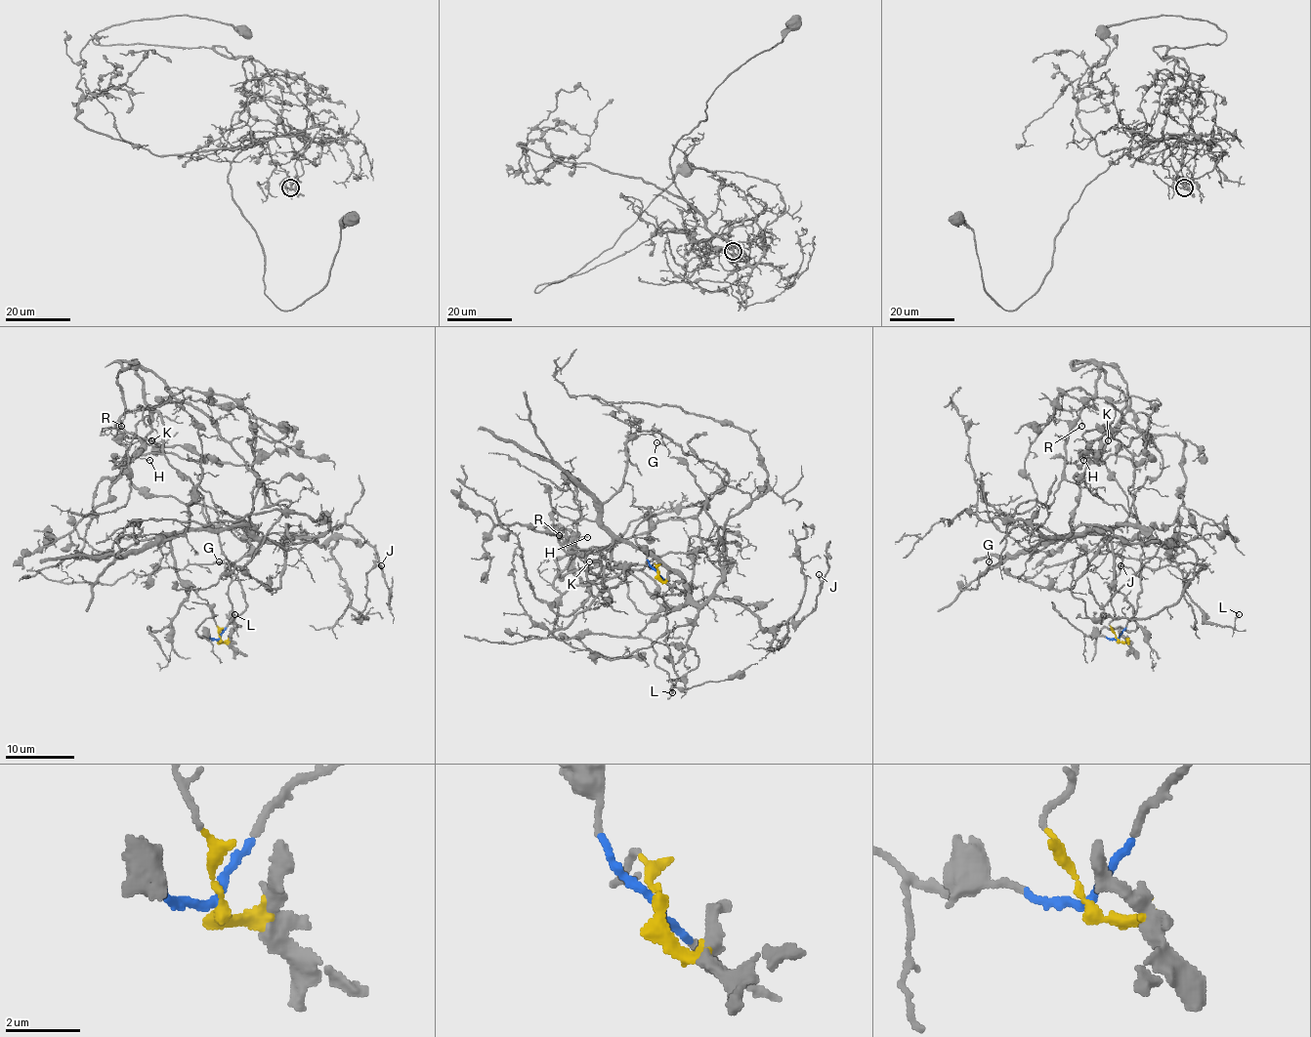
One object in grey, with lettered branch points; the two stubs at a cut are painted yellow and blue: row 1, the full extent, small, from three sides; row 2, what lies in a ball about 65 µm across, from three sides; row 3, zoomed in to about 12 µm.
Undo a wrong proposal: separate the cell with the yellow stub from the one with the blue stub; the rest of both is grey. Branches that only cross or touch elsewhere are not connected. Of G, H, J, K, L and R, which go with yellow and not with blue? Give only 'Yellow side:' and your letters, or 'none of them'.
Yellow side: J, L

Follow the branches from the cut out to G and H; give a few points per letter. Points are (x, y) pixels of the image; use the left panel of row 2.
G: (219, 639), (241, 583), (125, 414), (191, 403), (289, 500), (219, 562)
H: (219, 639), (246, 605), (241, 583), (230, 567), (203, 495), (163, 455), (141, 453), (138, 457), (149, 460)

